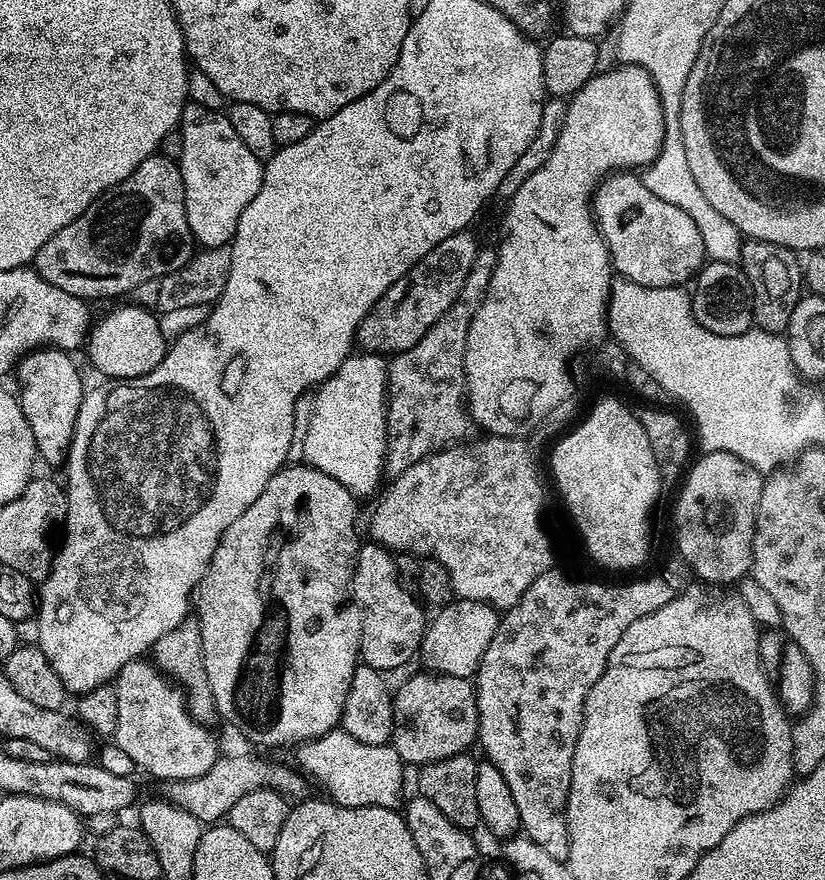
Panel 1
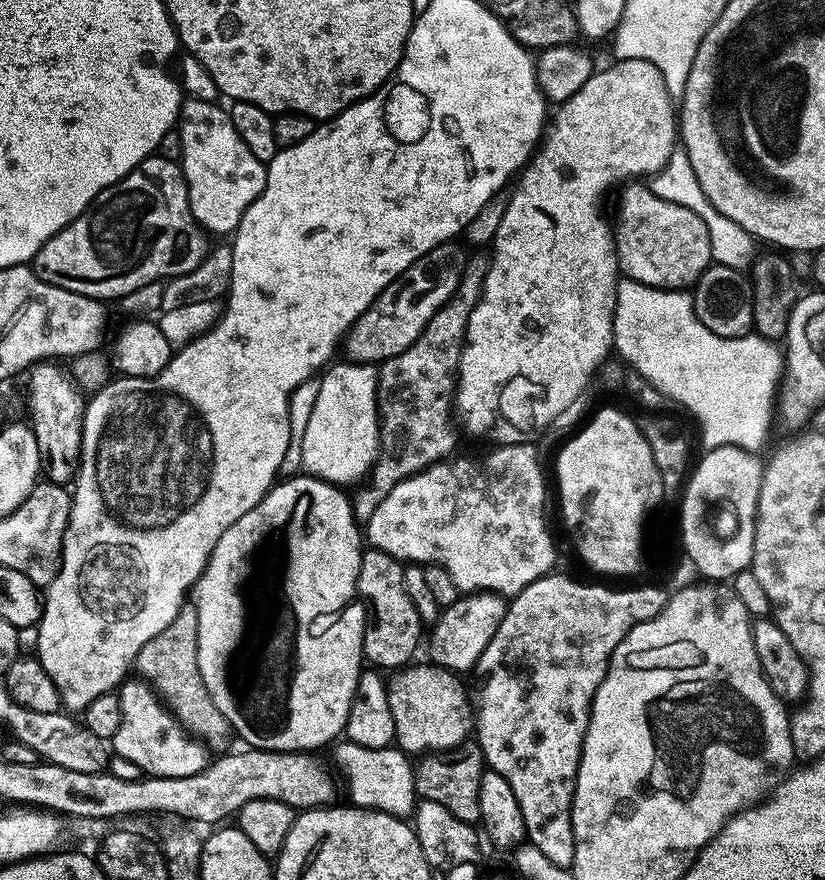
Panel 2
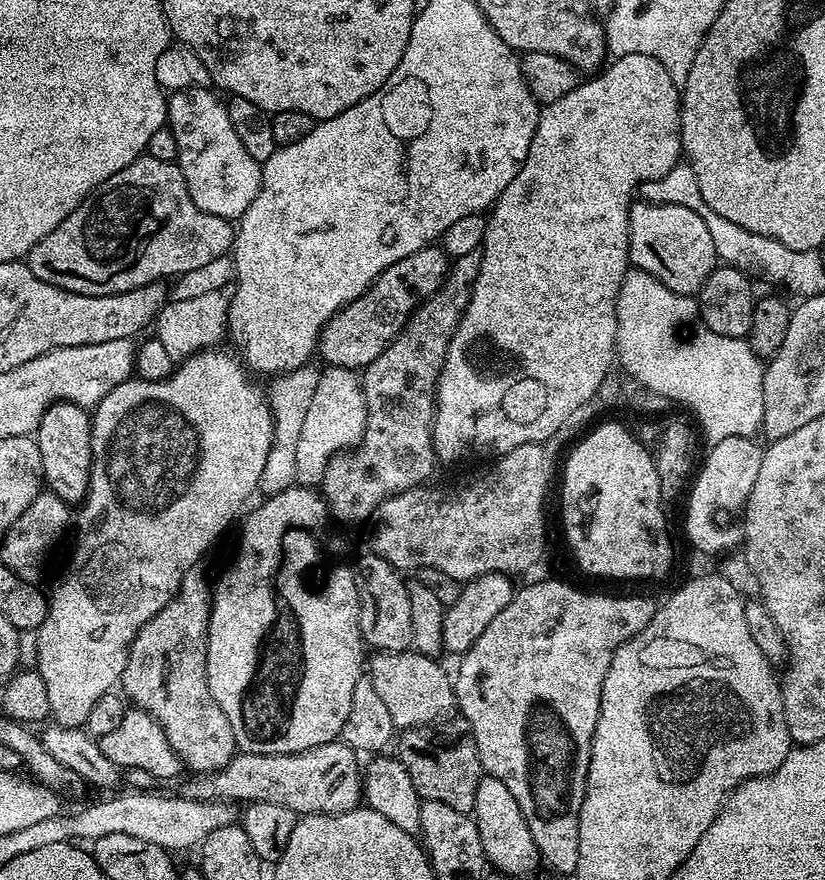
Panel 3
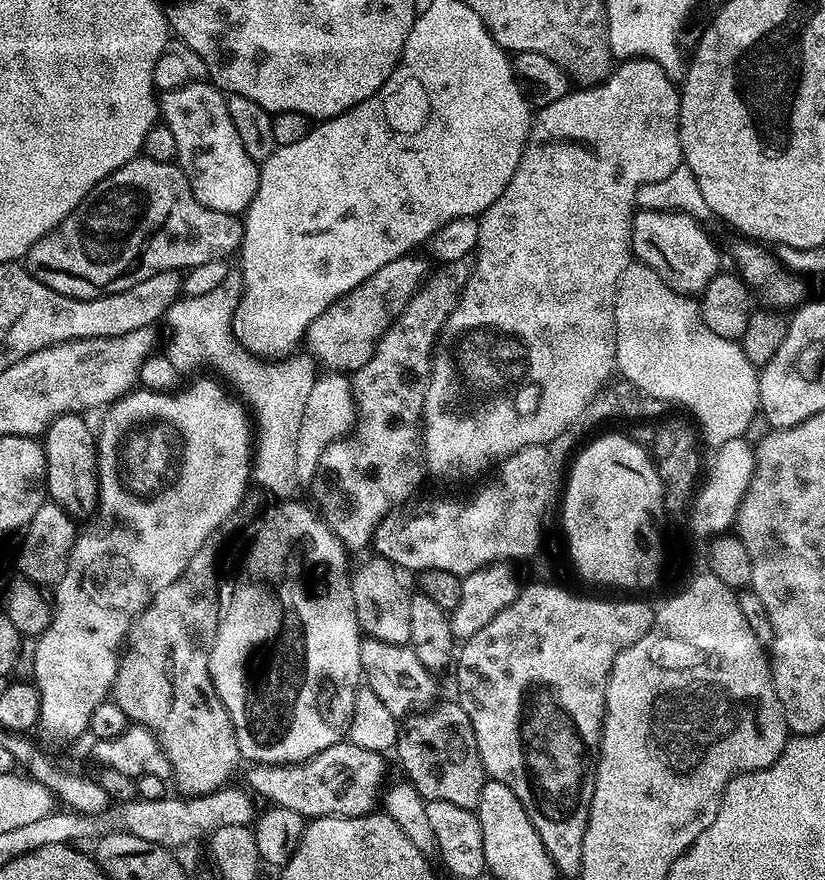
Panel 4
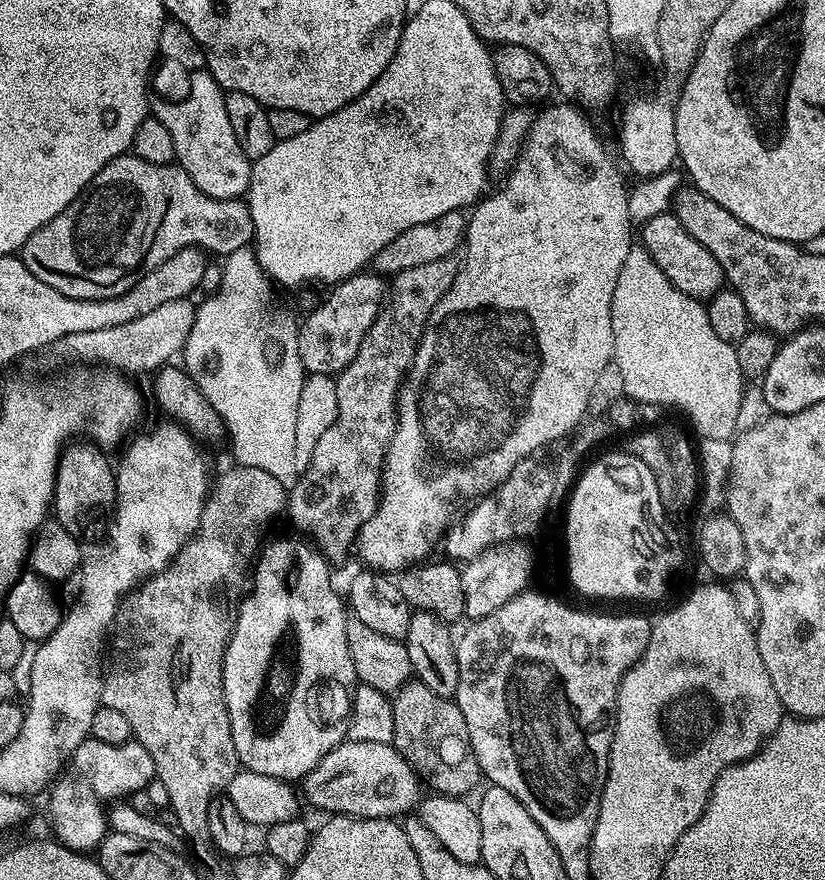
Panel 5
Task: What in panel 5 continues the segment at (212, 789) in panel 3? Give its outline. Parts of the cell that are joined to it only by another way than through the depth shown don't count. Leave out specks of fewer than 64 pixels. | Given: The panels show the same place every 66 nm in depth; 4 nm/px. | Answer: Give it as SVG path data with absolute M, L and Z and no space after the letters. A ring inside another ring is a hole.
M345 739L302 777L303 784L303 799L328 812L324 814L343 814L362 820L383 820L411 813L422 799L420 777L392 743Z

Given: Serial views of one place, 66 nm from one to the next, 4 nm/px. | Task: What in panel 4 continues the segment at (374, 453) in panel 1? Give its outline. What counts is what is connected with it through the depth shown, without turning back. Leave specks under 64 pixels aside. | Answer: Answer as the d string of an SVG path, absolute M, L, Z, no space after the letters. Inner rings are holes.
M331 370L317 375L314 387L306 397L306 410L302 410L302 426L298 429L296 479L301 485L311 485L322 450L326 450L330 442L348 435L355 421L356 406L352 401L352 385L349 377Z

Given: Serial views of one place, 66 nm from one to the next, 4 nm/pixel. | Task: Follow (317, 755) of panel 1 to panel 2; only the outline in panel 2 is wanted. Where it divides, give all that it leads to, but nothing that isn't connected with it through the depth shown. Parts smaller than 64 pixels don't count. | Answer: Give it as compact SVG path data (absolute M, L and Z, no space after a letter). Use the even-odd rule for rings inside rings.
M351 742L343 743L337 743L335 745L335 748L337 747L336 760L340 763L345 774L348 775L348 792L352 795L351 803L358 808L372 808L375 812L385 812L391 816L401 818L411 817L416 811L418 797L416 794L416 773L409 753L402 752L395 746L367 748L366 746L358 746Z

